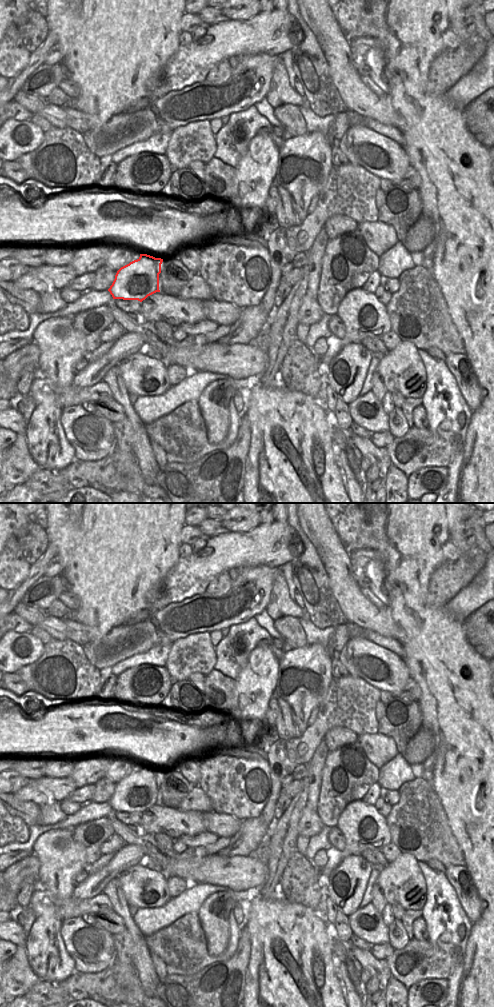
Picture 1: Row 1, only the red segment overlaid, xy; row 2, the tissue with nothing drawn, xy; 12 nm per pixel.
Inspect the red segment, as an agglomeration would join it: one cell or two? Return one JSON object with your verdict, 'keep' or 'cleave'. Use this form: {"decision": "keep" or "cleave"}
{"decision": "cleave"}

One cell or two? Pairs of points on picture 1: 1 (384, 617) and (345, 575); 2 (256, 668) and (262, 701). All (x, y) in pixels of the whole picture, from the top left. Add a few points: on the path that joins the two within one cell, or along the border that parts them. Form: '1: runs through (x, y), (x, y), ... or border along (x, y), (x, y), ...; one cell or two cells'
1: runs through (371, 614), (345, 588); one cell
2: runs through (259, 676), (259, 688), (262, 693); one cell

